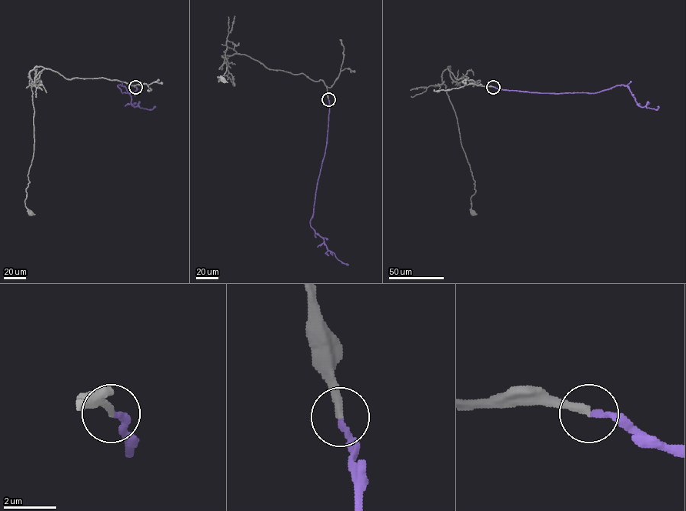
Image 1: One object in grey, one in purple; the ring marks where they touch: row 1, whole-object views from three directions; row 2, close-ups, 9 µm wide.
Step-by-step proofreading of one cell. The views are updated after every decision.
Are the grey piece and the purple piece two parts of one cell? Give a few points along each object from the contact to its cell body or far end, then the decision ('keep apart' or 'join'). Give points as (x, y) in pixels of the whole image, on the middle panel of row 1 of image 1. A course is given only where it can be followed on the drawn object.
course grey (328, 99), (321, 80), (270, 69), (228, 48), (224, 51), (227, 66), (222, 81), (218, 77), (223, 78); course purple (328, 99), (327, 144), (310, 226), (323, 238), (329, 250), (348, 265); join

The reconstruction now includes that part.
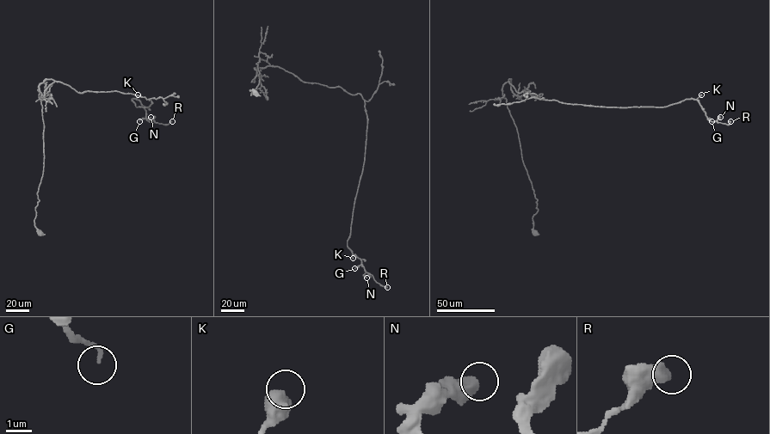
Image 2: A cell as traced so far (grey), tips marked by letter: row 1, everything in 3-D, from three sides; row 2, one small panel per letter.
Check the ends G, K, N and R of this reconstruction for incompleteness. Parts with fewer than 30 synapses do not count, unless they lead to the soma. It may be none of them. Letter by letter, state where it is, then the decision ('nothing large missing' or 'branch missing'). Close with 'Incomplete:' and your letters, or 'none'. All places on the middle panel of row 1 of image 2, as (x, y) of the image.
G: at (354, 268); nothing large missing
K: at (353, 258); nothing large missing
N: at (366, 278); nothing large missing
R: at (387, 287); nothing large missing
Incomplete: none

